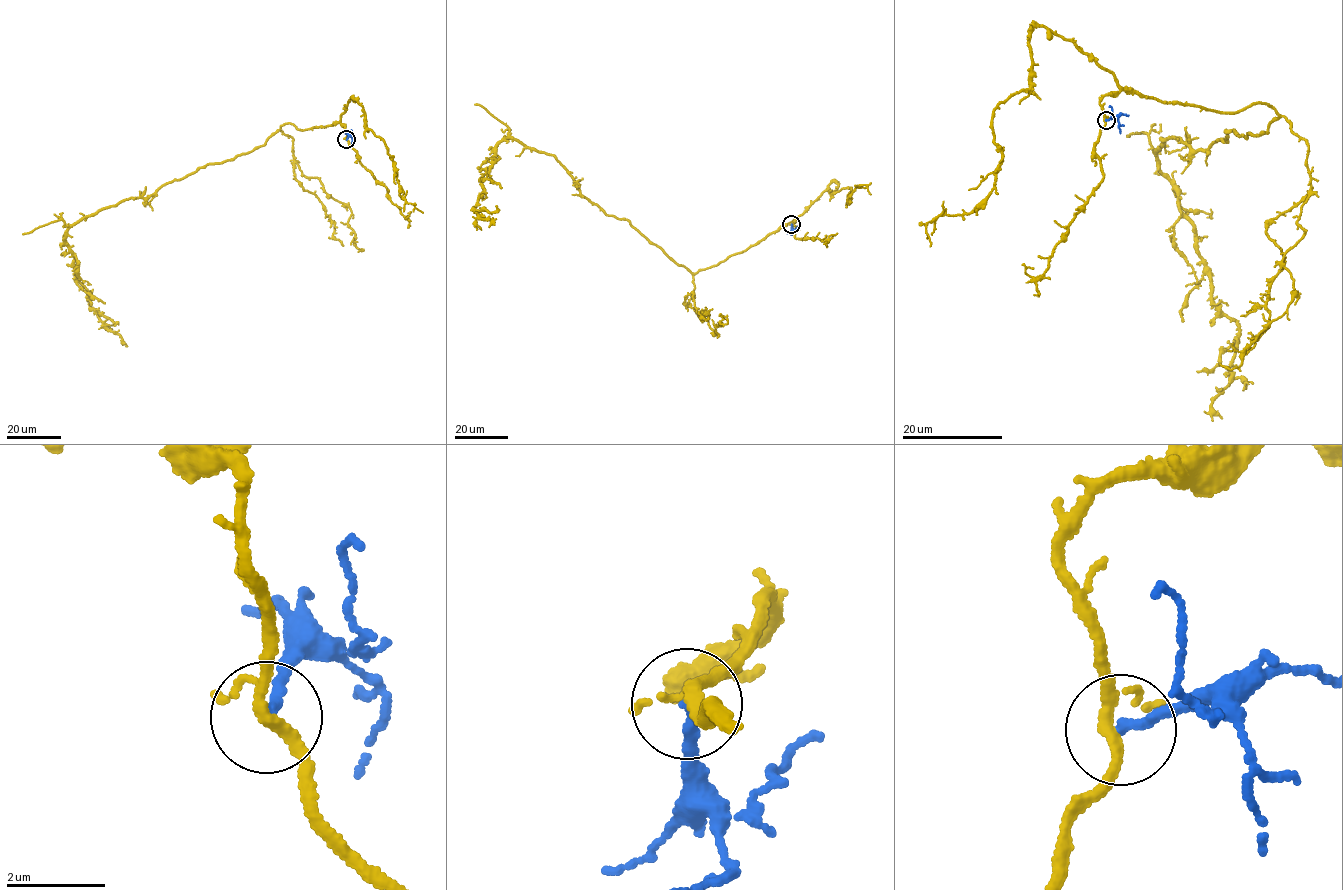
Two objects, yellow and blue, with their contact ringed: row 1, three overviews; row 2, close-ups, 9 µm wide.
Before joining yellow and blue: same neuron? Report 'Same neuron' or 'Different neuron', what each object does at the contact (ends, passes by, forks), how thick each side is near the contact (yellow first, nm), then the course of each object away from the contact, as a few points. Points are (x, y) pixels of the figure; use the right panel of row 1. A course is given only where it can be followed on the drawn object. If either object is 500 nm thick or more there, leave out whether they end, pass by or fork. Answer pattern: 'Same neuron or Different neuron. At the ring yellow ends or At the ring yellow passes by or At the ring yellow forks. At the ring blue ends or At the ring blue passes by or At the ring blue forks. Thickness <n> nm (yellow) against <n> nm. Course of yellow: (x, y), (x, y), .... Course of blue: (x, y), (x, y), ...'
Different neuron. At the ring yellow forks. At the ring blue ends. Thickness 190 nm (yellow) against 200 nm. Course of yellow: (1105, 120), (1099, 100), (1127, 87), (1279, 116), (1156, 155), (1236, 323), (1211, 420). Course of blue: (1105, 120), (1115, 118), (1110, 105)

